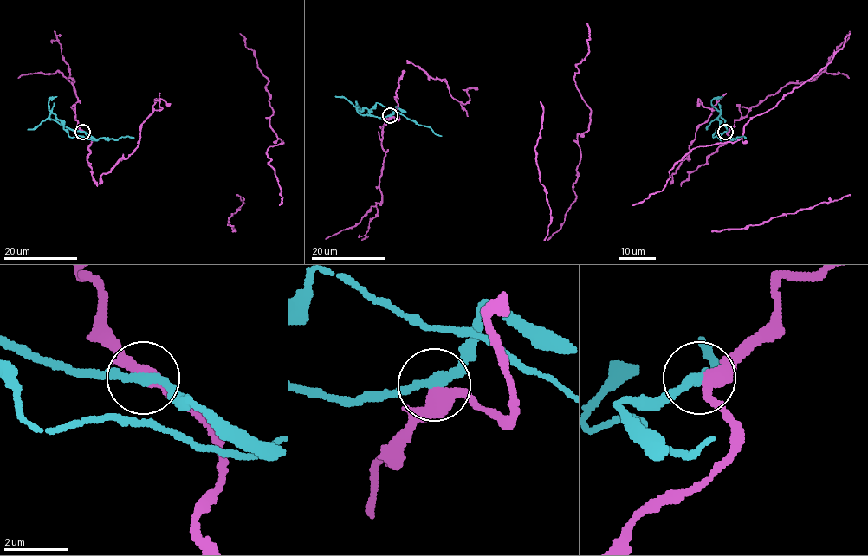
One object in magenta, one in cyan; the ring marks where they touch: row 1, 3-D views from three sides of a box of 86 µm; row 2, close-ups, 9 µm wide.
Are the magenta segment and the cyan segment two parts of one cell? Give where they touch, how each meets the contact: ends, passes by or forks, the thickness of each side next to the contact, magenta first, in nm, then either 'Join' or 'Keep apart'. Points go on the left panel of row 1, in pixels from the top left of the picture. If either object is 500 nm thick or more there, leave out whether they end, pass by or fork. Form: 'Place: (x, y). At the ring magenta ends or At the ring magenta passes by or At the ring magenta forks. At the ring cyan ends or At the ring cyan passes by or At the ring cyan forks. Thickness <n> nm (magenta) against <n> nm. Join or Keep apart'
Place: (82, 132). At the ring magenta passes by. At the ring cyan passes by. Thickness 400 nm (magenta) against 280 nm. Keep apart

